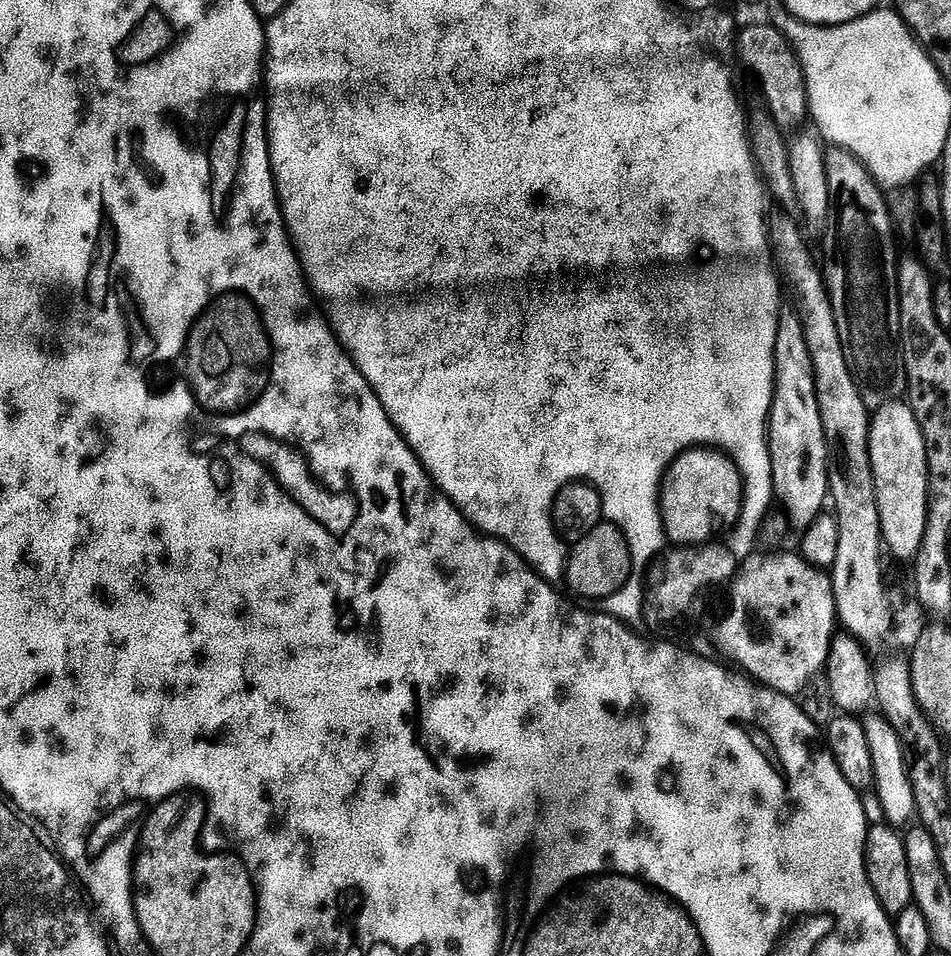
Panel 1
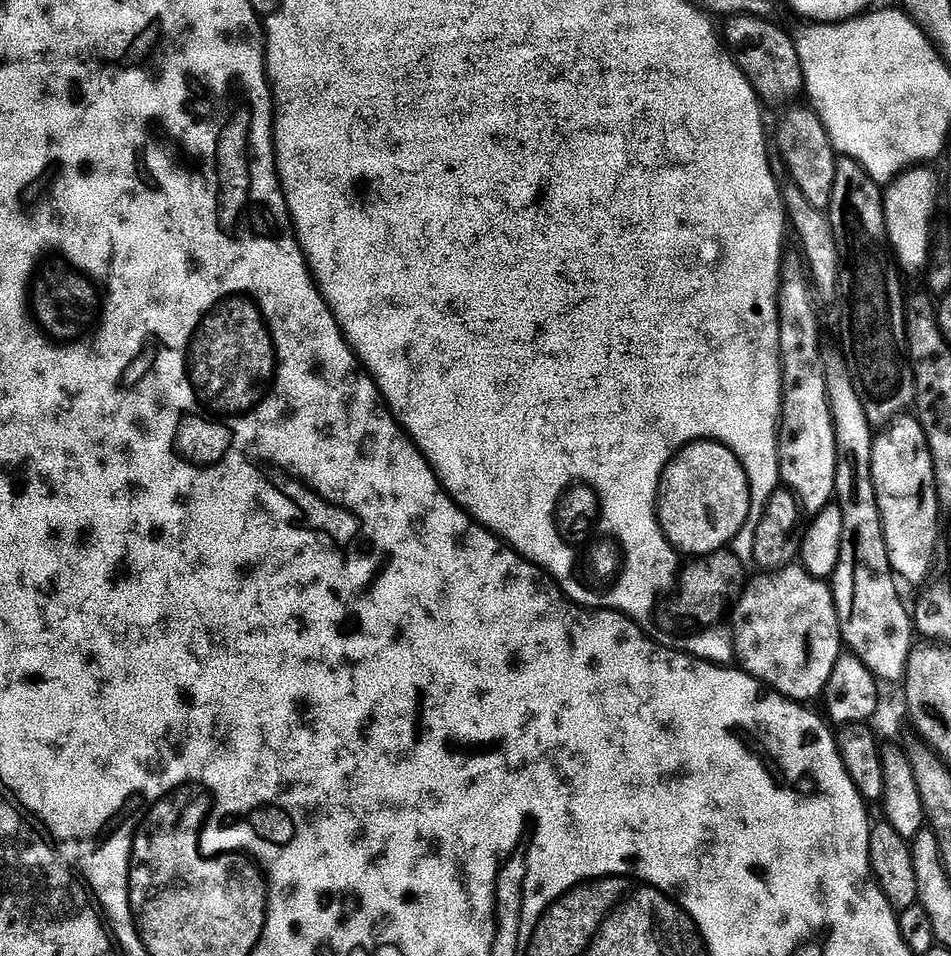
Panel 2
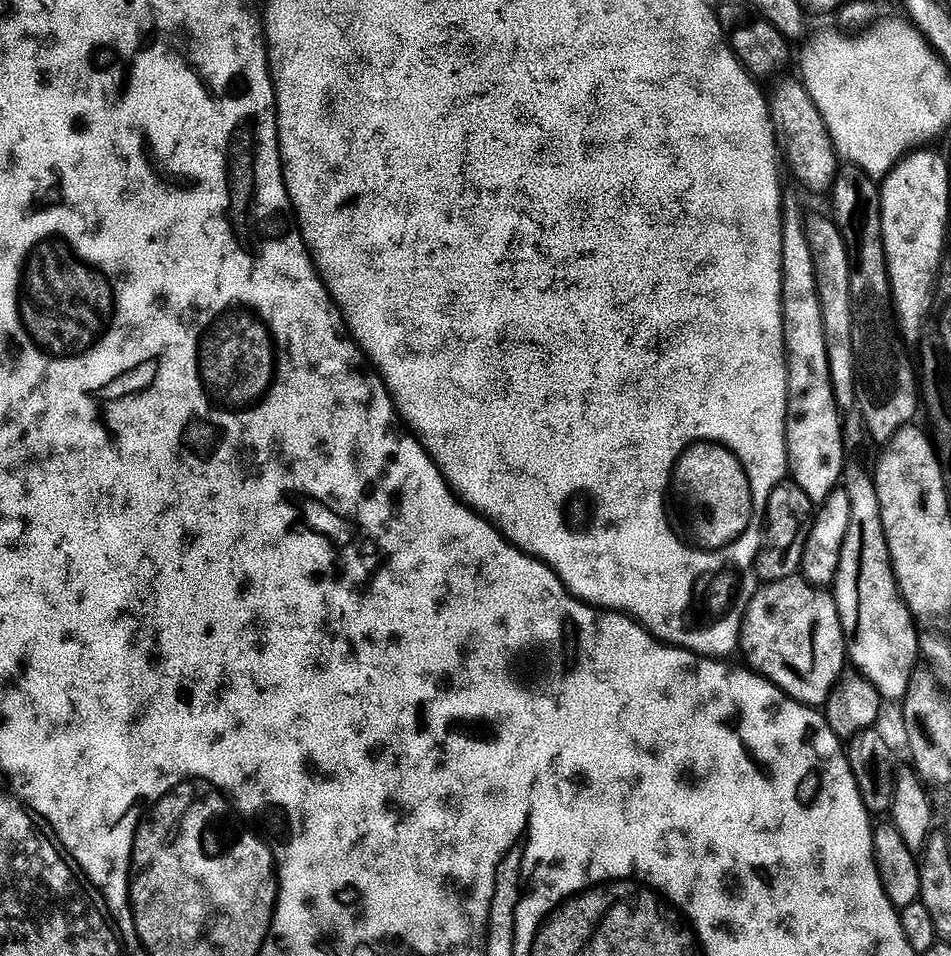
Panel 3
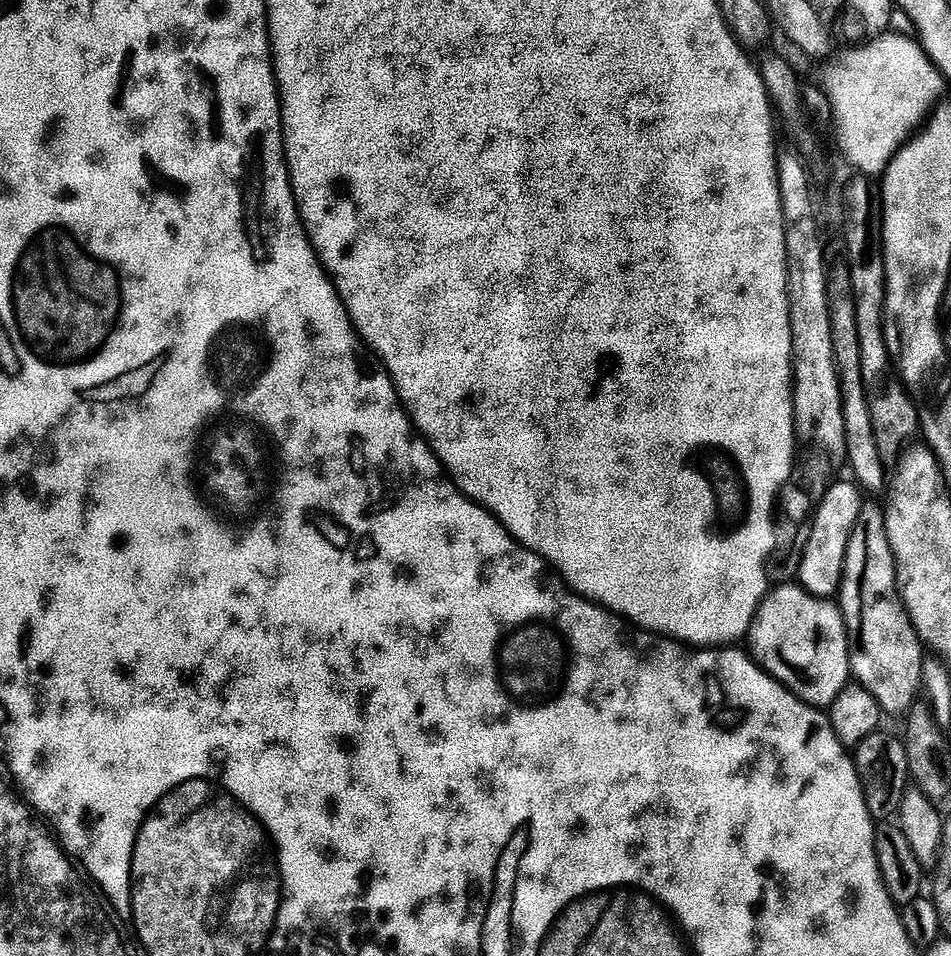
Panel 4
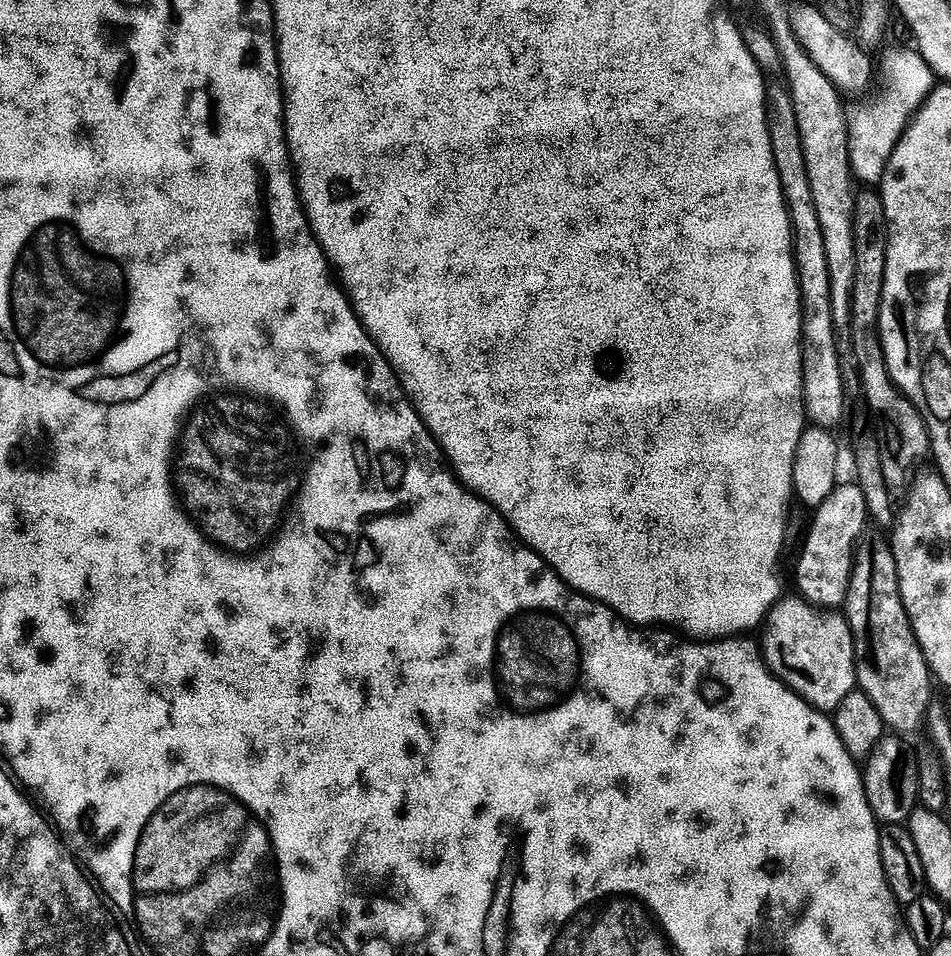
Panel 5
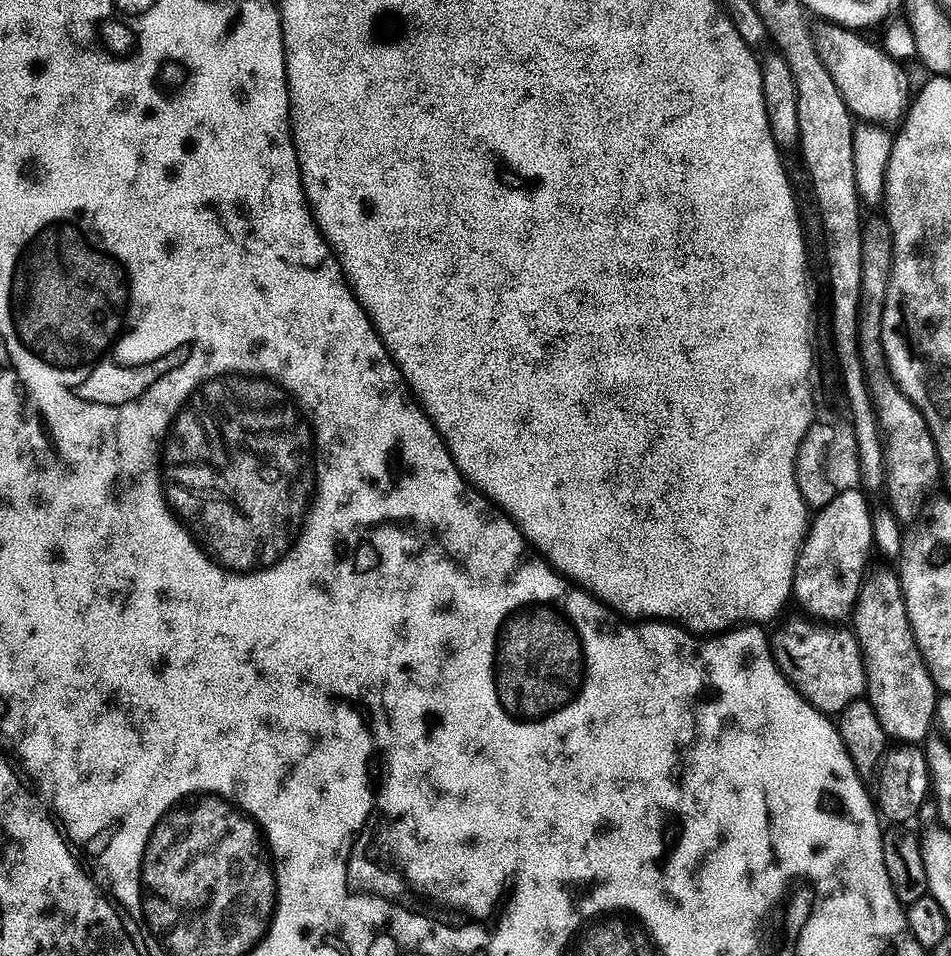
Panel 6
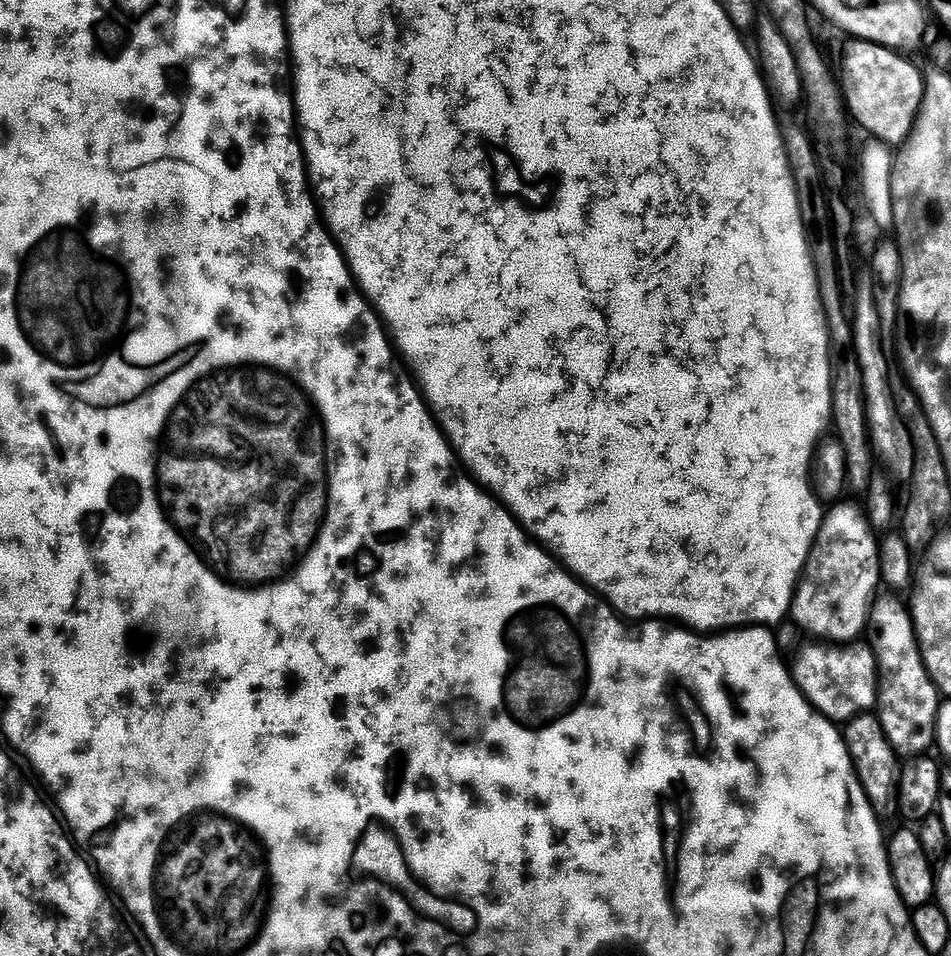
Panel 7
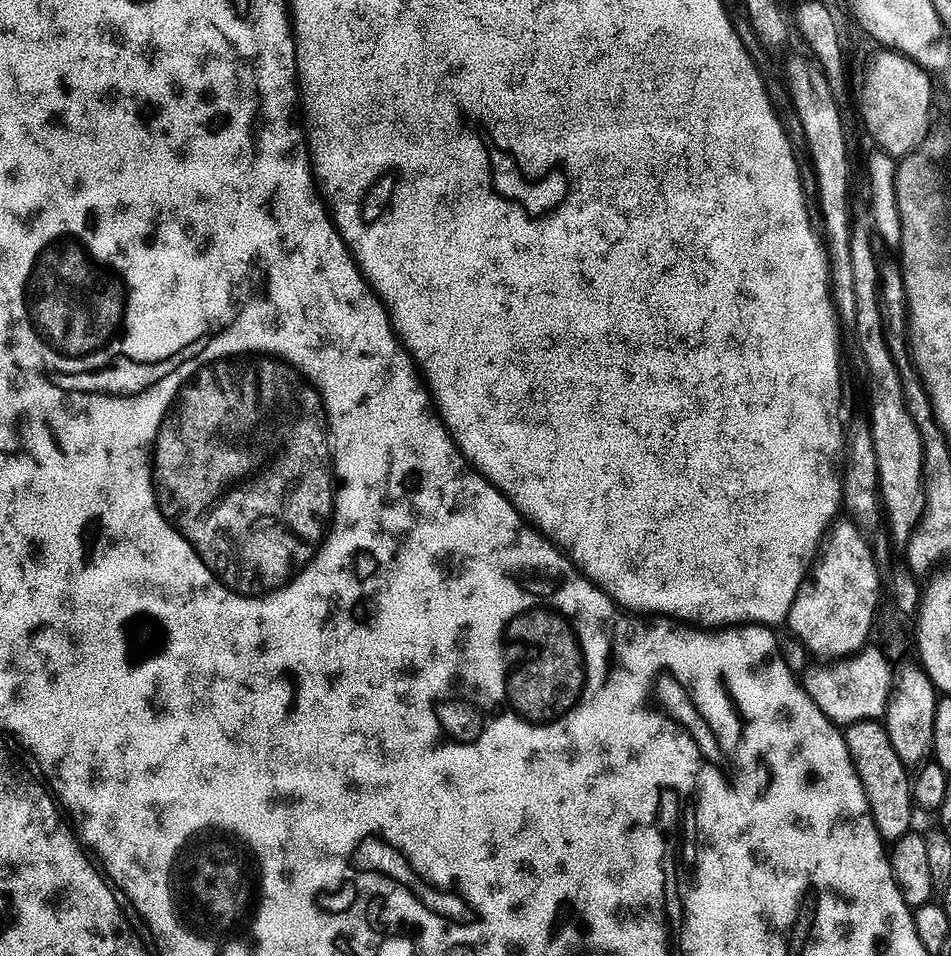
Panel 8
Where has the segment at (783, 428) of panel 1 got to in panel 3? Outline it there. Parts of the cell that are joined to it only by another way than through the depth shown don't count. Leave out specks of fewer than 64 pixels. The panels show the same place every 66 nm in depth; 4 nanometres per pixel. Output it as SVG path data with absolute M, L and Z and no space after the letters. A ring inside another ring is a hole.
M796 200L783 201L783 340L788 366L788 425L786 426L786 450L790 479L802 490L813 505L824 503L831 492L841 487L846 463L846 445L842 408L836 404L834 387L831 385L830 362L826 353L825 324L822 322L821 300L817 294L816 271L810 244L806 241L804 210Z

